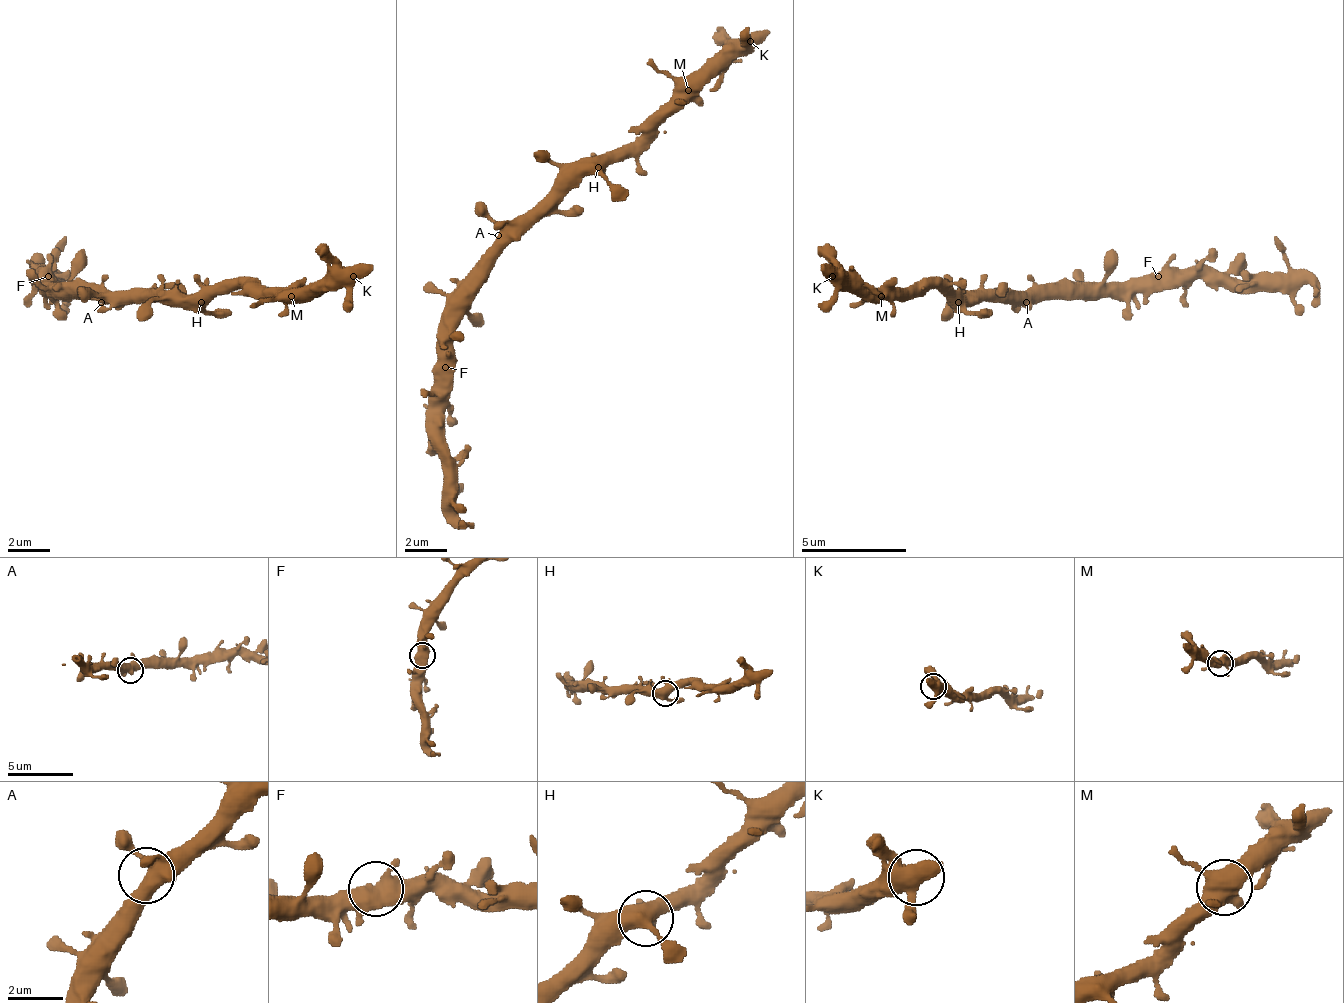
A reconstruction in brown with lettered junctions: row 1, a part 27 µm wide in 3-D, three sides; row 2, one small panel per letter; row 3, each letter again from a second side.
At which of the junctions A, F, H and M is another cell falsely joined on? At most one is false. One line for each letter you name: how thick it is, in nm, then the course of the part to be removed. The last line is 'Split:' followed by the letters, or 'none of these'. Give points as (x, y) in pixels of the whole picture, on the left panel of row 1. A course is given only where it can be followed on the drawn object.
Split: none of these

